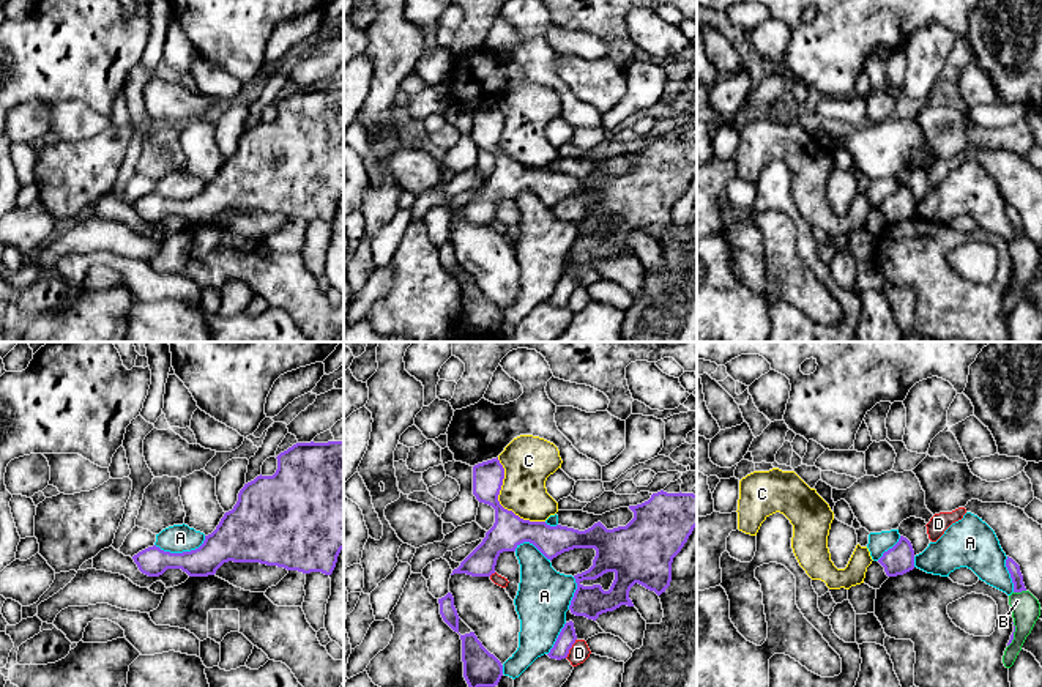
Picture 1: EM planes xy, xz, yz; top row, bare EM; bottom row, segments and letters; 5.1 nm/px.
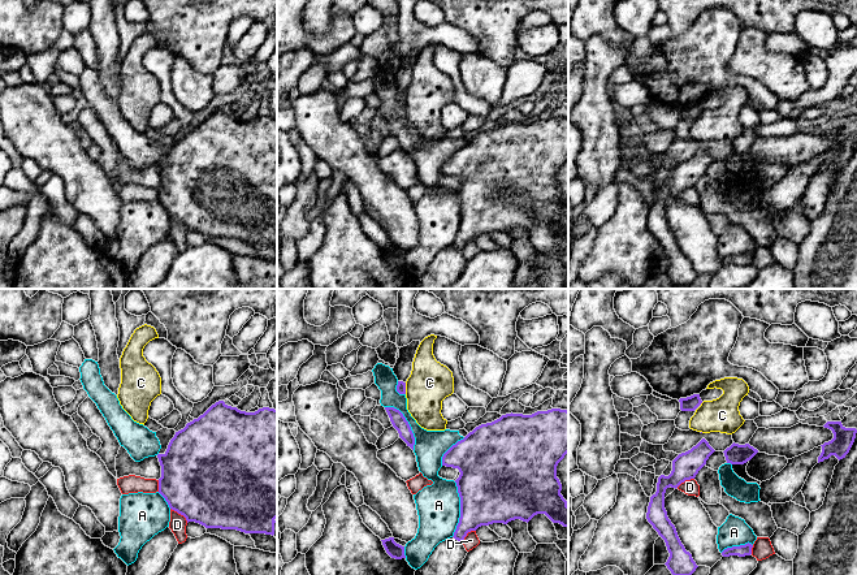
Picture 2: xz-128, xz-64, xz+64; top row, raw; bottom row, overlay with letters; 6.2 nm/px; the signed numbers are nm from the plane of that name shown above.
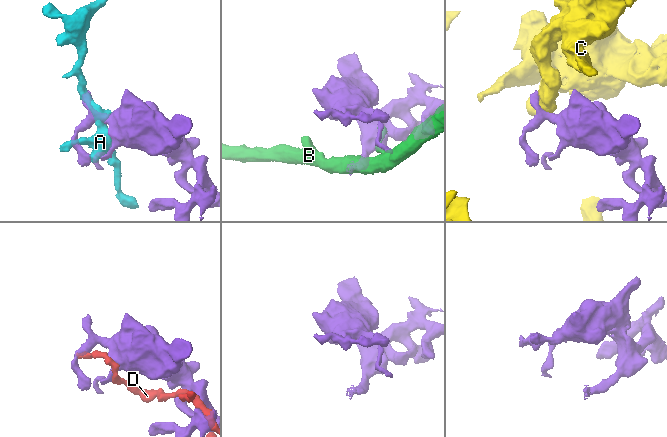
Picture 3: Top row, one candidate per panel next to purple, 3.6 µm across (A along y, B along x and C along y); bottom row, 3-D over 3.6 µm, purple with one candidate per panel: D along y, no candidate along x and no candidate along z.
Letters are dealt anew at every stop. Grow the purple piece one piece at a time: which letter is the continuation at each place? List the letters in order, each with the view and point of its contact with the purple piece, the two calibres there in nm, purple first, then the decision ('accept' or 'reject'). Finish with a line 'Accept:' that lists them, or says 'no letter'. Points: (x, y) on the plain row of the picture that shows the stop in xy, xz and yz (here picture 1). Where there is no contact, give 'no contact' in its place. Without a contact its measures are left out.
A: xy (183, 199) | 200/140 nm | reject
B: yz (1019, 238) | 60/150 nm | reject
C: xz (498, 150) | 170/240 nm | reject
D: xz (571, 293) | 90/100 nm | reject
Accept: no letter

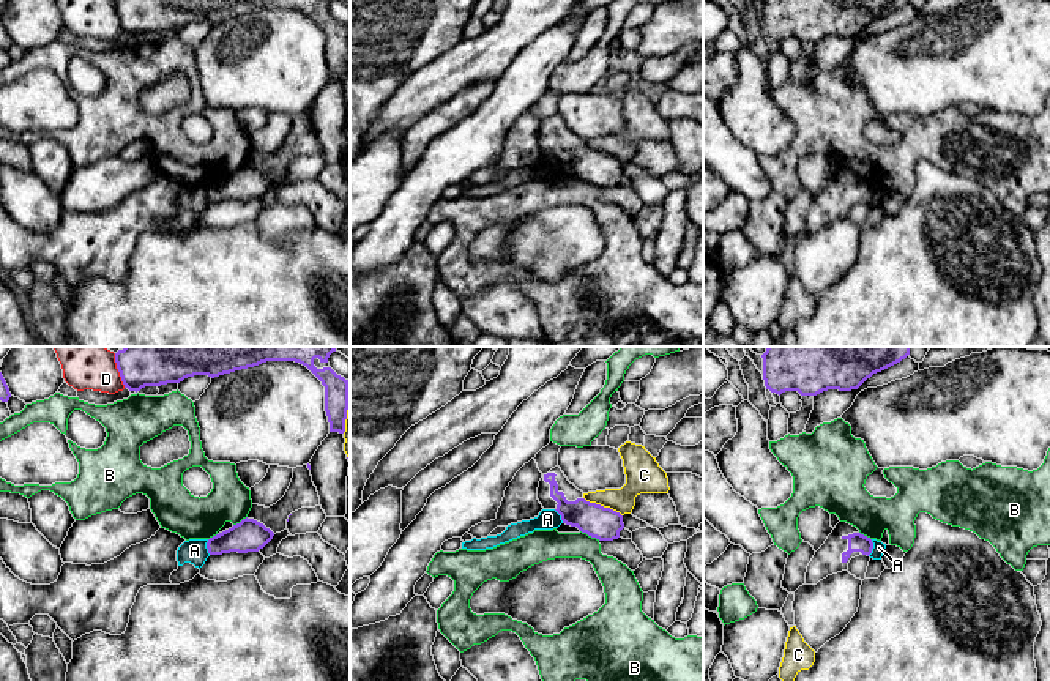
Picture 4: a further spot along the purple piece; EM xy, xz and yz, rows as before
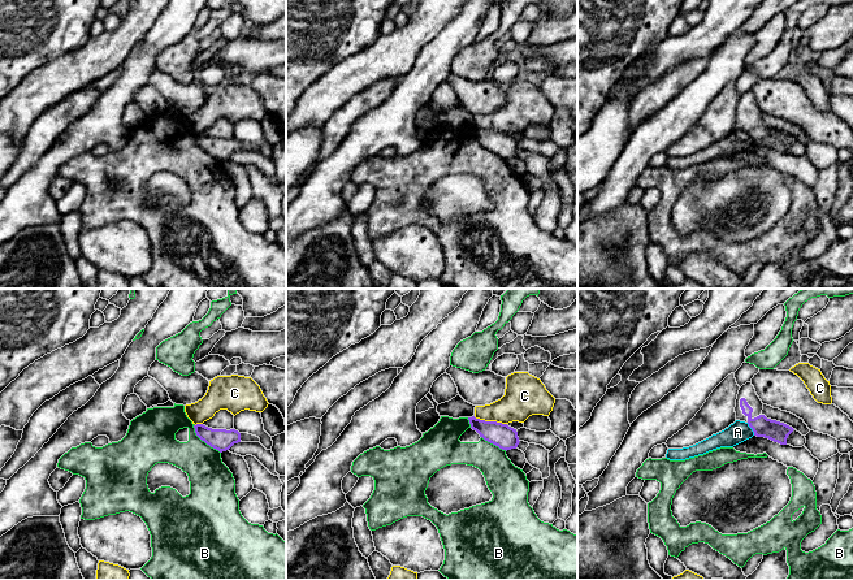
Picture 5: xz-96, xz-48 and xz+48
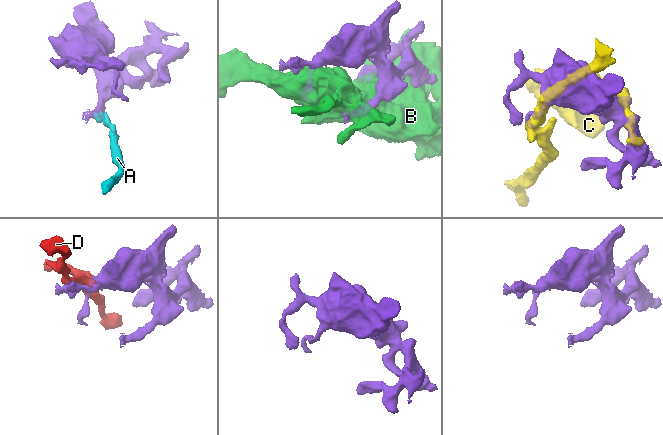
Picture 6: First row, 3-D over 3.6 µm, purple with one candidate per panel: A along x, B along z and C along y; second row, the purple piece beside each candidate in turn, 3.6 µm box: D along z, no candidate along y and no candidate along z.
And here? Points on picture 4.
A: yz (872, 194) | 100/60 nm | reject
B: xz (590, 182) | 170/160 nm | reject
C: xz (603, 153) | 170/160 nm | reject
D: xy (119, 18) | 180/190 nm | reject
Accept: no letter

